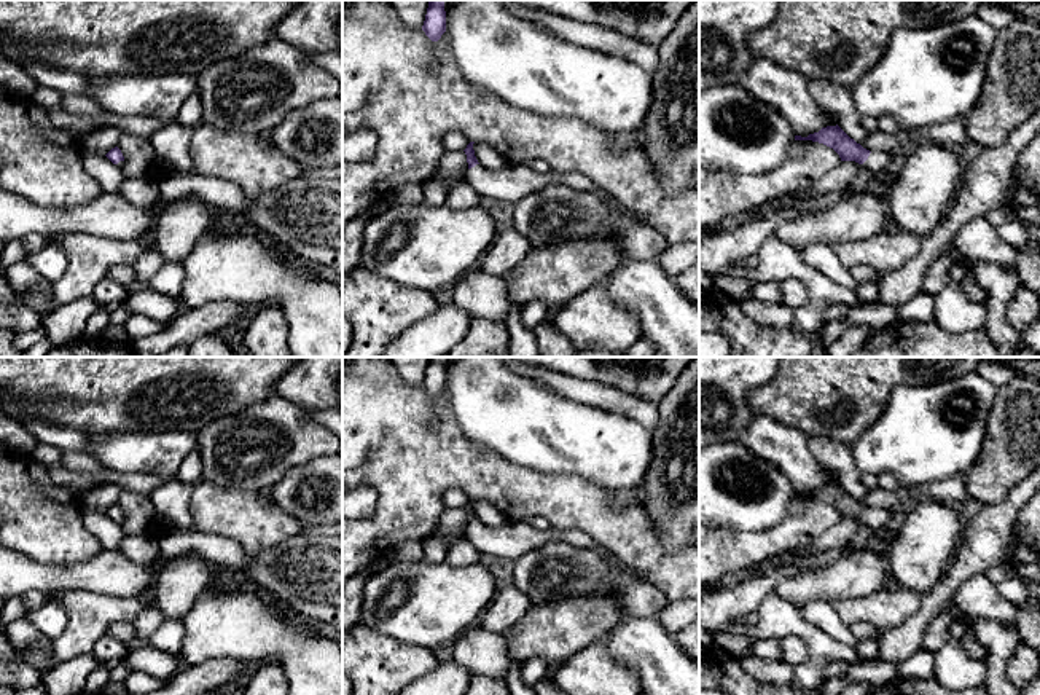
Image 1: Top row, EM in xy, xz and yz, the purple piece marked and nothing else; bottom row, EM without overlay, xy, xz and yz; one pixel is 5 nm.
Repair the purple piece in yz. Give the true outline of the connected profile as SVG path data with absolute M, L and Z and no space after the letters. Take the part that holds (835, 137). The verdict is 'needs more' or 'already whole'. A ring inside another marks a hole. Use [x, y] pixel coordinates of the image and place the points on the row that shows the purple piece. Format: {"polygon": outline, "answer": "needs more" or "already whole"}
{"polygon": "M838 124L822 128L807 137L795 135L795 140L812 140L833 148L841 161L855 161L866 167L874 177L881 175L890 159L890 151L870 151L850 139Z", "answer": "needs more"}

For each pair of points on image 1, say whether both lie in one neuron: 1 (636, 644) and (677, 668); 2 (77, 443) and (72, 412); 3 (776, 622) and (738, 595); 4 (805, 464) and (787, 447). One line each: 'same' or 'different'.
1: same
2: different
3: different
4: same

